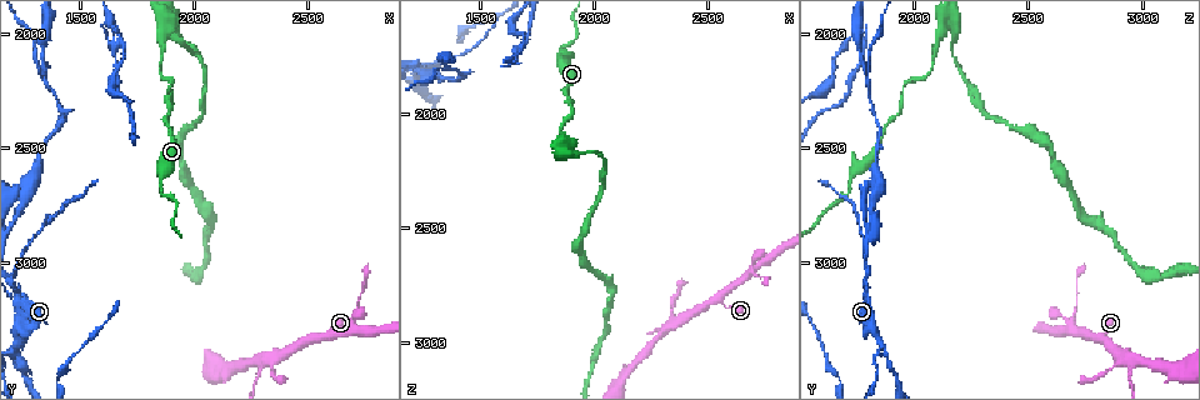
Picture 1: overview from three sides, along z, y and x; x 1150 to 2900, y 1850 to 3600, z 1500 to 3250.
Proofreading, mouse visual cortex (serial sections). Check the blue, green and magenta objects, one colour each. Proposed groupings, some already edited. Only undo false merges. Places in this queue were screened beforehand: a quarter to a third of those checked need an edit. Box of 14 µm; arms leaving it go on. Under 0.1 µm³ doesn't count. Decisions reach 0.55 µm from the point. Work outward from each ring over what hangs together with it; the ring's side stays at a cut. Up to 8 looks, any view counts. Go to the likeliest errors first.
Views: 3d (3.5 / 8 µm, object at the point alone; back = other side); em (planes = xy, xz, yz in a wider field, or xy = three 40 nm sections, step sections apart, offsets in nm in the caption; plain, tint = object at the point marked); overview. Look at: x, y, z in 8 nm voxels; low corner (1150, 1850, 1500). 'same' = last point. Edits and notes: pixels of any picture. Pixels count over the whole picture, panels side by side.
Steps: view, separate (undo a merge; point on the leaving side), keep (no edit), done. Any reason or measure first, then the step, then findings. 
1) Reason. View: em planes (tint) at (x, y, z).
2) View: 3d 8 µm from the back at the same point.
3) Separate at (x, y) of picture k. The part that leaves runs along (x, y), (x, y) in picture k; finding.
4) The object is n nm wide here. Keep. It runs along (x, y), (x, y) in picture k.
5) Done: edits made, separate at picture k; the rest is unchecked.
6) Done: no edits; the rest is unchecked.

Looks like a crossing. View: 3d 3.5 µm at (1870, 1970, 2130).

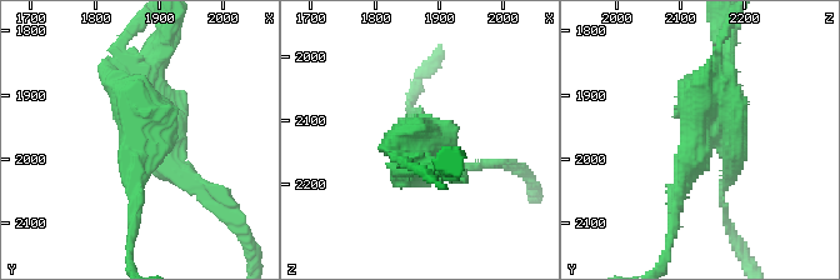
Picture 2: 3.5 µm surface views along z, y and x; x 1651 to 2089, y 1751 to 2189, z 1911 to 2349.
Need the tissue. View: em xy step 1 (tint) at (1875, 1960, 2130).

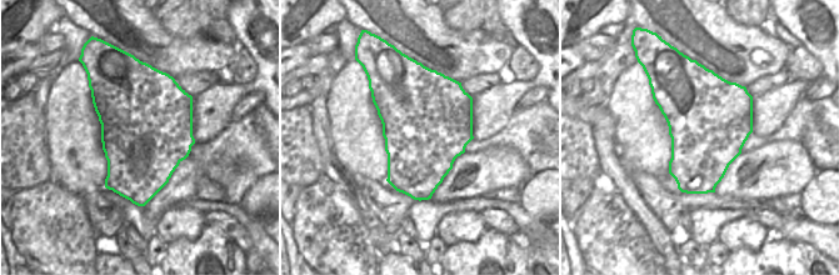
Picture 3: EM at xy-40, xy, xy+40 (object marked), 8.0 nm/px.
Separate at (191, 175) of picture 2. A second cell is stuck on.

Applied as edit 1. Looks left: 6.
Sharp bend. View: 3d 3.5 µm at (1860, 2690, 1720).

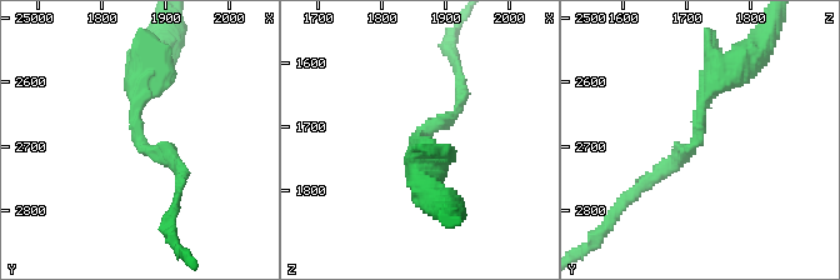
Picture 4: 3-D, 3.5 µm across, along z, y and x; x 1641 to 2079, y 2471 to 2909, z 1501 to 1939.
The arms are 150, 400 nm wide; shape alone is not enough. View: em xy step 2 (tint) at (1850, 2680, 1715).

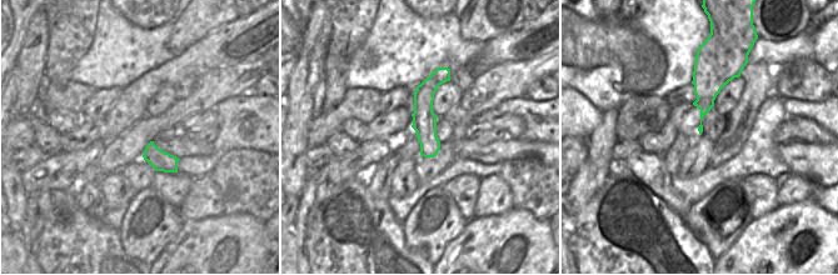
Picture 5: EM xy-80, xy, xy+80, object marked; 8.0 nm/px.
Keep. All the same cell.

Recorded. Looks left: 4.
Sudden change in width. View: 3d 3.5 µm at (2510, 3320, 2820).

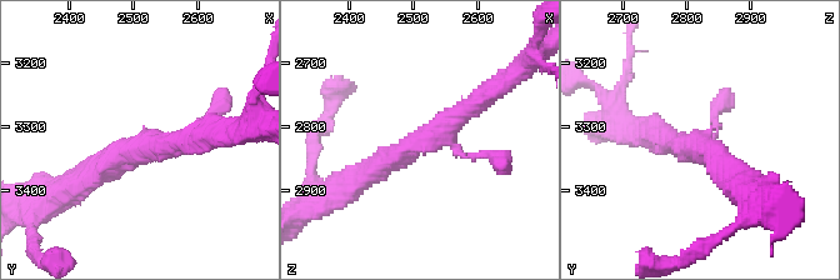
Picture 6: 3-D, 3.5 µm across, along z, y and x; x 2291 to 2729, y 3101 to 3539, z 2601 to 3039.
Shape alone is not enough. View: em xy step 5 (tint) at (2520, 3330, 2815).

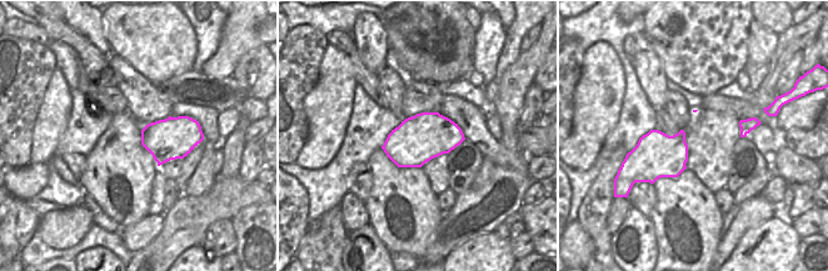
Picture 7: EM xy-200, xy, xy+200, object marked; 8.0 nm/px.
Cut it another way. View: em planes (tint) at the same point.

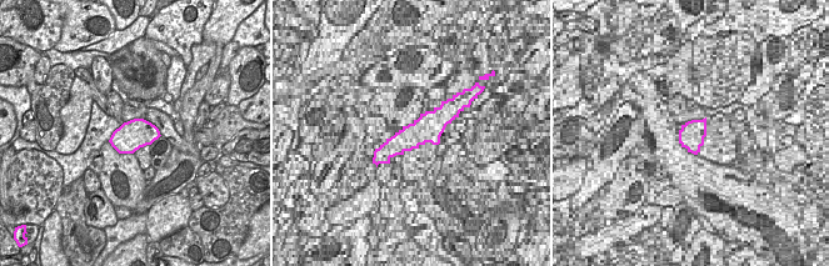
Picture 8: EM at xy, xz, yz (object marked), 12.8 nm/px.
The object is 380 nm wide here. Keep. It runs along (211, 110), (78, 184) in picture 6; one cell here.

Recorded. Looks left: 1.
Done: edits made, separate at picture 2; the rest is unchecked.

